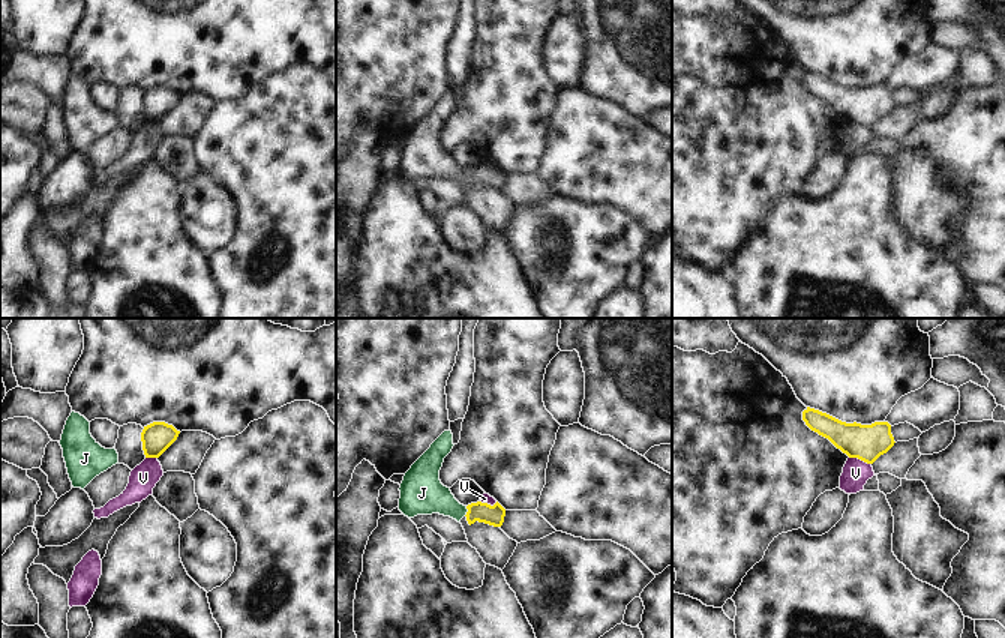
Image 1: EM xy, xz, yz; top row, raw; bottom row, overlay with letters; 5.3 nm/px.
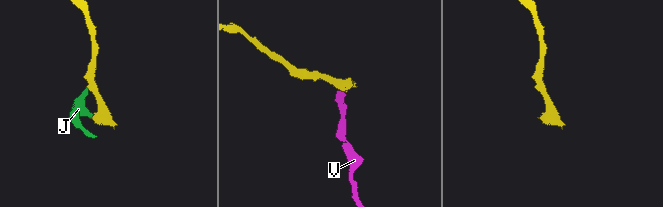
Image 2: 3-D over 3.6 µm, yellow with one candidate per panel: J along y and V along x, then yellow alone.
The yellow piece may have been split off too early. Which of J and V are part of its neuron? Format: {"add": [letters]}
{"add": ["J"]}

